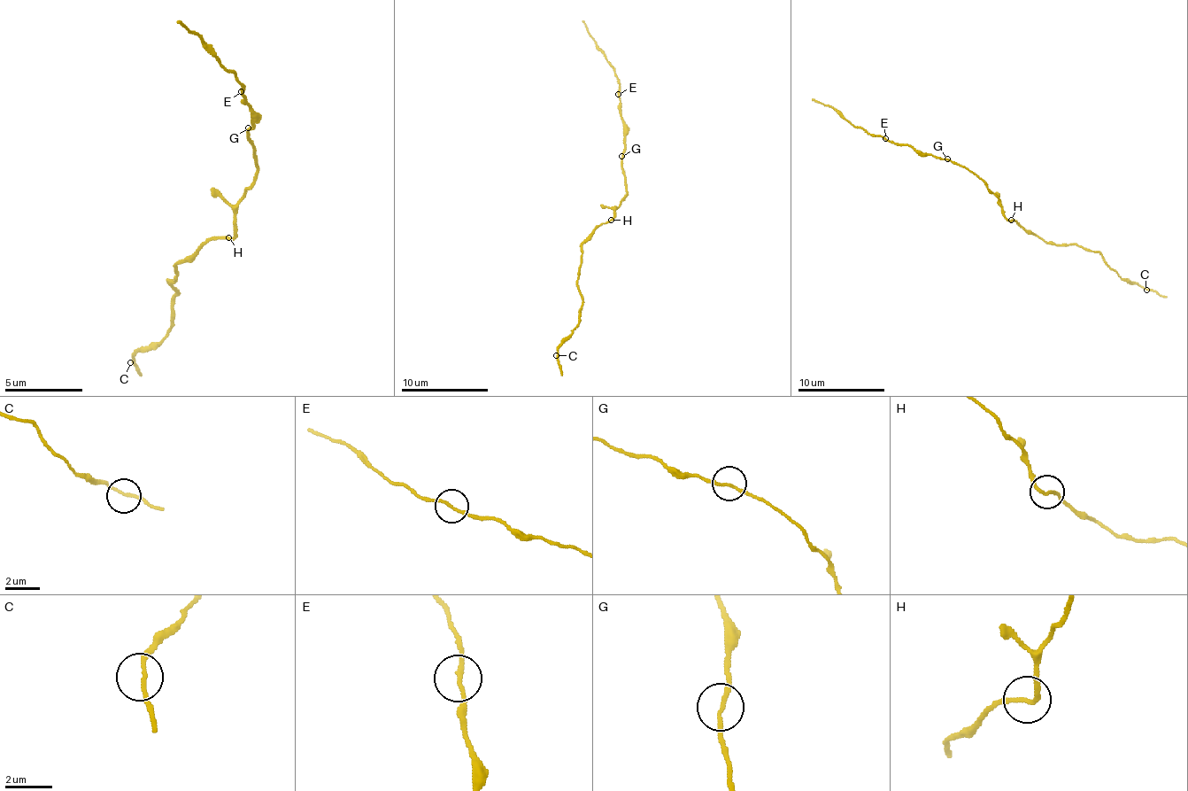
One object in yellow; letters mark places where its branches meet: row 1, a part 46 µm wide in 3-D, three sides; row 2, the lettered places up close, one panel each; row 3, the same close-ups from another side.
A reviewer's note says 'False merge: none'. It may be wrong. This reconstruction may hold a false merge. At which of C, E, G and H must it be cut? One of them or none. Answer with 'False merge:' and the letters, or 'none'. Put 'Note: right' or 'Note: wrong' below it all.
False merge: E
Note: wrong

